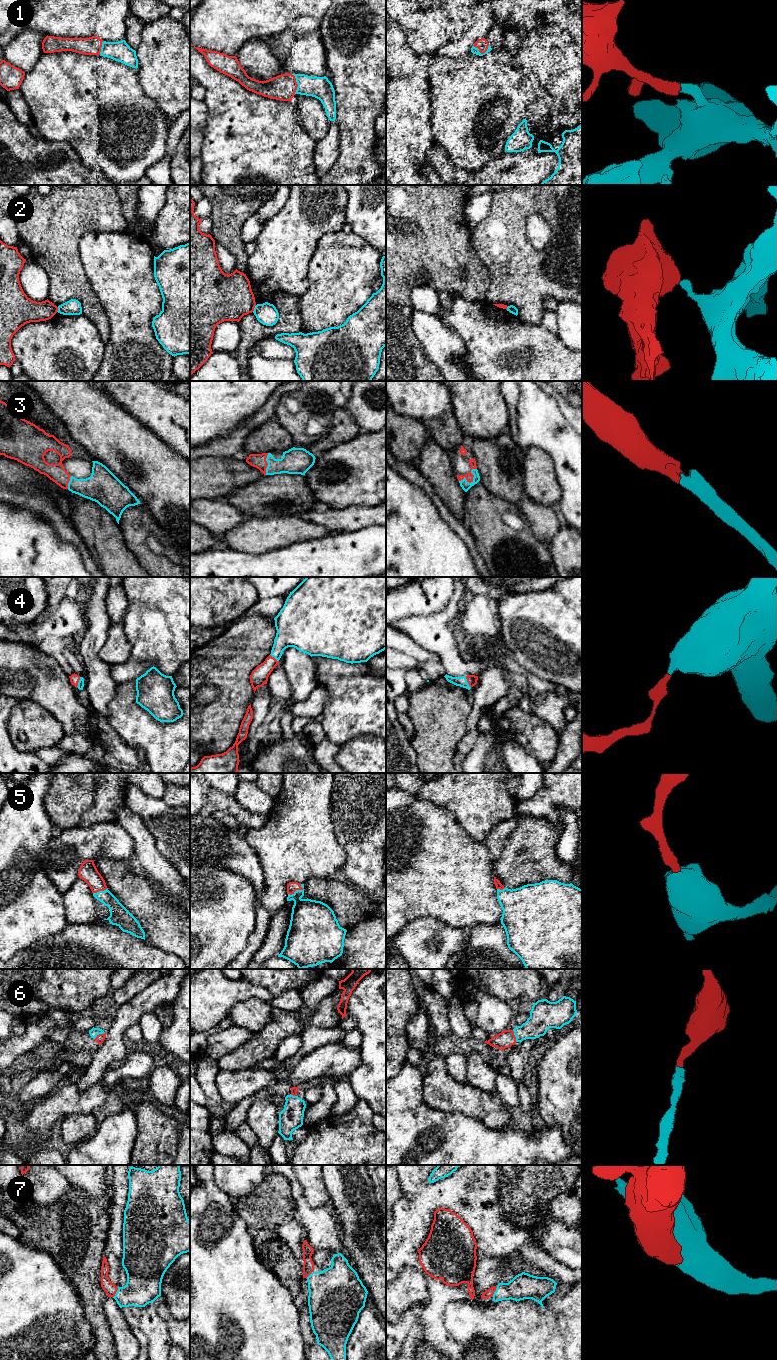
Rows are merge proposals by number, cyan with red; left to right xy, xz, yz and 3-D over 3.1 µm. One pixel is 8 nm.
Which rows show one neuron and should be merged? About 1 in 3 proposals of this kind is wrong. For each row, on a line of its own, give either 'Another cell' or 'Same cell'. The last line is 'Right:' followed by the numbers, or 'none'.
1: Same cell
2: Another cell
3: Same cell
4: Same cell
5: Same cell
6: Same cell
7: Same cell
Right: 1, 3, 4, 5, 6, 7

